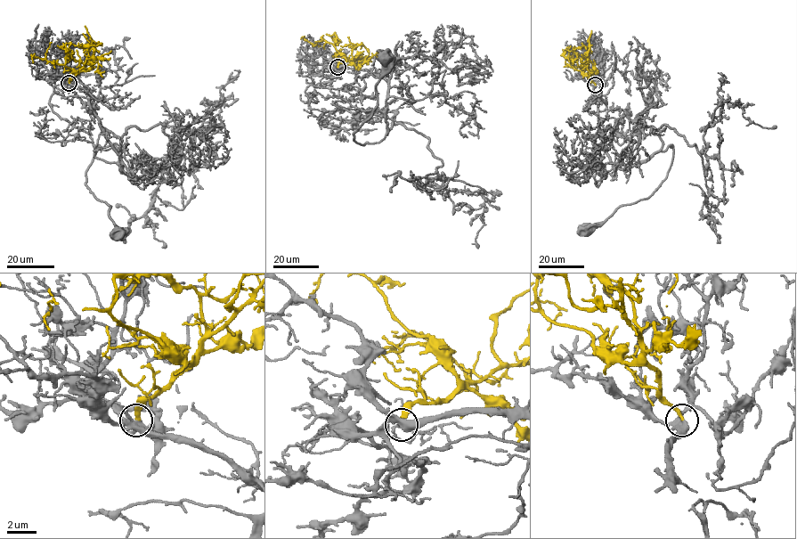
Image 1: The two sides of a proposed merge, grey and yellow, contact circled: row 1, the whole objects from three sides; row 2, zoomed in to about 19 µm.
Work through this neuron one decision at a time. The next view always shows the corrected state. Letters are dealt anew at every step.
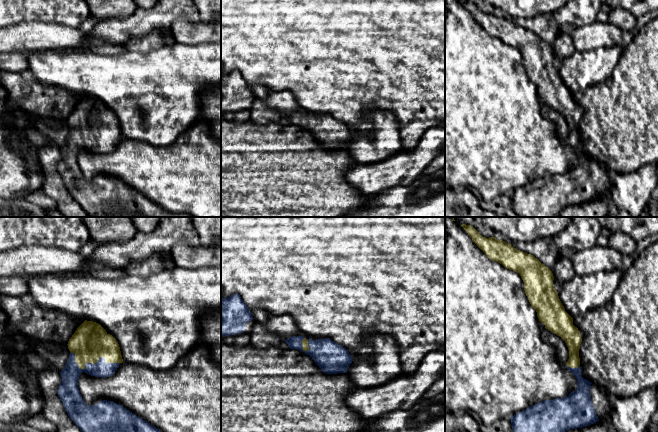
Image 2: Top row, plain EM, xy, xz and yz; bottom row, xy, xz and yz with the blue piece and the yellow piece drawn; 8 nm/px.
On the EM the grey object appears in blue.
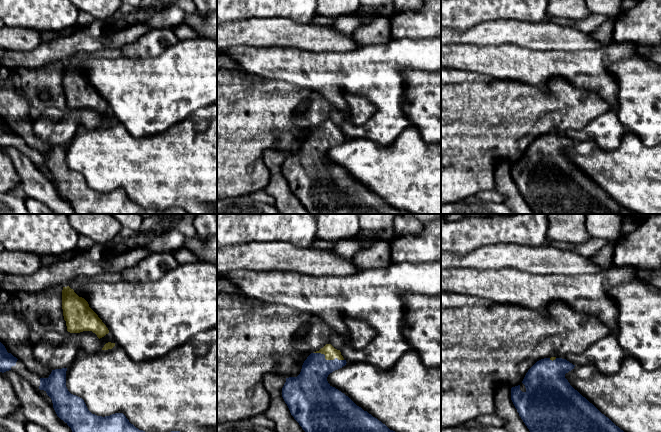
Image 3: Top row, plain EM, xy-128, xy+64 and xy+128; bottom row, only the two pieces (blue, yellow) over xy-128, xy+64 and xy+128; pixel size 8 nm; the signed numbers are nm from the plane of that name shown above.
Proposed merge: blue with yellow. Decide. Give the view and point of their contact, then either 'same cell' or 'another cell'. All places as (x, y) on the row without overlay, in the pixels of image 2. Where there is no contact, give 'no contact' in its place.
xy (91, 139) | same cell

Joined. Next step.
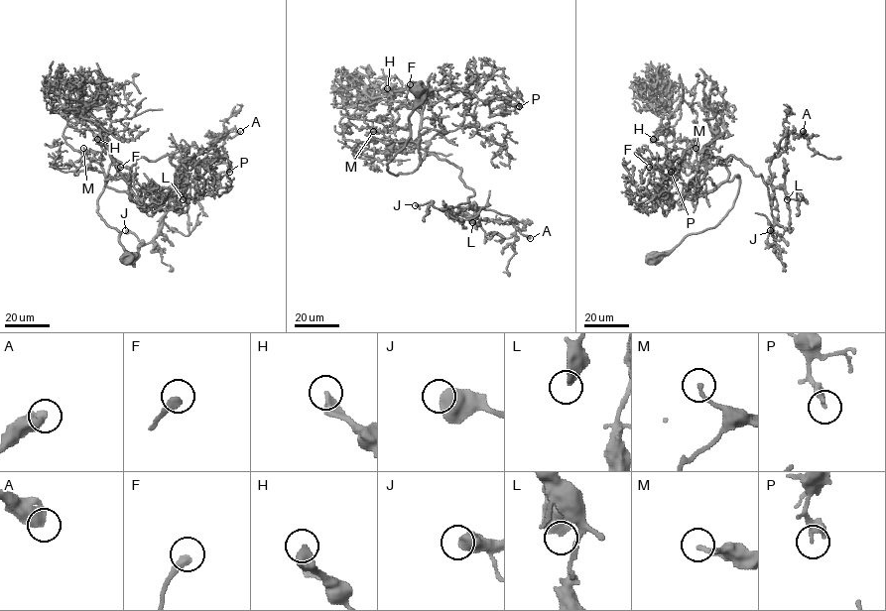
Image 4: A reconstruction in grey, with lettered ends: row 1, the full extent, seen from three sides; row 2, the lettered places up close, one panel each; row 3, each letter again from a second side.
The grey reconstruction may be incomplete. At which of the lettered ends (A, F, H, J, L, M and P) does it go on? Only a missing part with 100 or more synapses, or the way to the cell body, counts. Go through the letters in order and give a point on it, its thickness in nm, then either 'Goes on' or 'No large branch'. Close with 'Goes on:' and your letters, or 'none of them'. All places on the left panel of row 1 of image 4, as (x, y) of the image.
A: Place: (240, 131). Thickness 650 nm. No large branch
F: Place: (120, 167). Thickness 360 nm. Goes on
H: Place: (97, 139). Thickness 440 nm. No large branch
J: Place: (125, 230). Thickness 650 nm. No large branch
L: Place: (183, 199). Thickness 480 nm. No large branch
M: Place: (83, 148). Thickness 160 nm. No large branch
P: Place: (229, 172). Thickness 320 nm. No large branch
Goes on: F

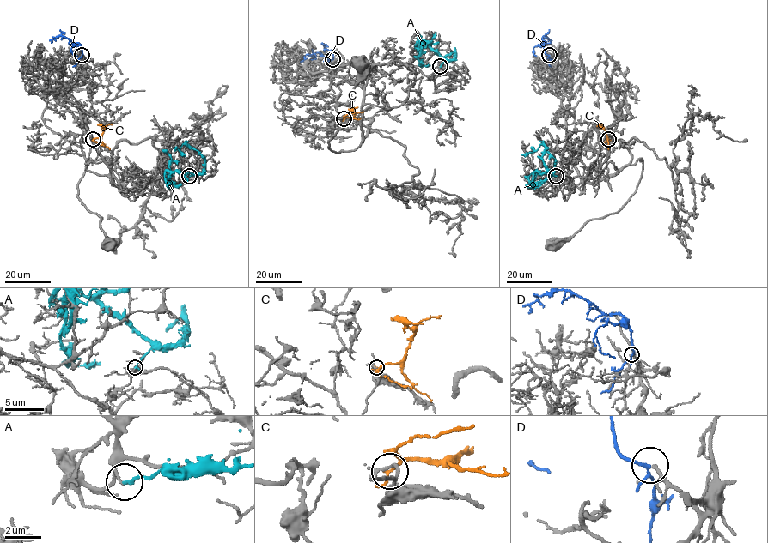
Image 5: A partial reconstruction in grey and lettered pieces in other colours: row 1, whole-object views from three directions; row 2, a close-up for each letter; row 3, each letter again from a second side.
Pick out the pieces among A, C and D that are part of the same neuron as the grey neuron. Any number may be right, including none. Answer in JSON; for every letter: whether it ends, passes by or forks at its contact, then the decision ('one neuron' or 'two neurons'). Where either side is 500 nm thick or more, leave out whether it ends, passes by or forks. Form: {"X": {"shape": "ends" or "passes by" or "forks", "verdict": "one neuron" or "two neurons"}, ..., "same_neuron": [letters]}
{"A": {"shape": "ends", "verdict": "two neurons"}, "C": {"shape": "forks", "verdict": "two neurons"}, "D": {"shape": "forks", "verdict": "one neuron"}, "same_neuron": ["D"]}

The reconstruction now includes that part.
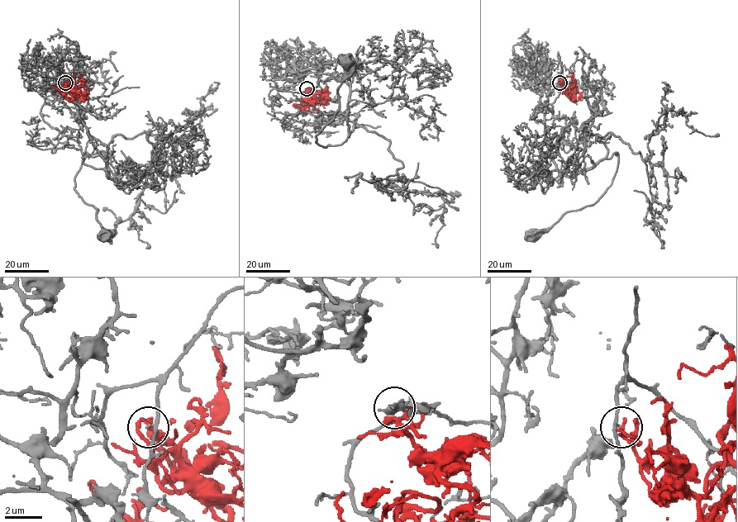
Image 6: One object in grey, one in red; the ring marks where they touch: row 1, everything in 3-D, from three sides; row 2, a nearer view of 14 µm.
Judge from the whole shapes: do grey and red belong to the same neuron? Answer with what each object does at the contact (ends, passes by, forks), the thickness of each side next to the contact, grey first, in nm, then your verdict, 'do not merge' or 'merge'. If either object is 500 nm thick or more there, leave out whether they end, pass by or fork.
grey passes by | red ends | 150/180 nm | do not merge

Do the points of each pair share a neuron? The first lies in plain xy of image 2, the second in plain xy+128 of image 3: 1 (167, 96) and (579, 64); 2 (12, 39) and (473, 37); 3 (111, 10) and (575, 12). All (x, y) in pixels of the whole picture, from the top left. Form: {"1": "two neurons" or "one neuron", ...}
{"1": "one neuron", "2": "one neuron", "3": "one neuron"}

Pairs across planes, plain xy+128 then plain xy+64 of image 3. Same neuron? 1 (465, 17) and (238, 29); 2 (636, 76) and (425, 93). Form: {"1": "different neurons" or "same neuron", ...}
{"1": "different neurons", "2": "same neuron"}

